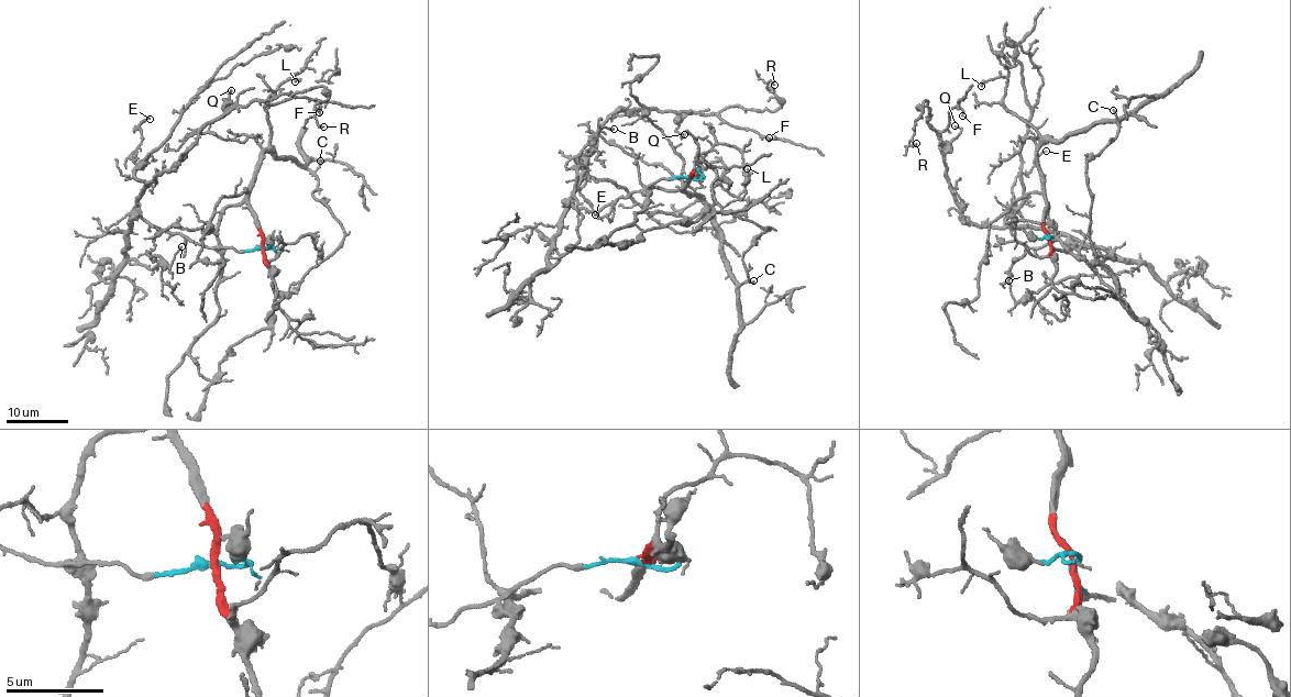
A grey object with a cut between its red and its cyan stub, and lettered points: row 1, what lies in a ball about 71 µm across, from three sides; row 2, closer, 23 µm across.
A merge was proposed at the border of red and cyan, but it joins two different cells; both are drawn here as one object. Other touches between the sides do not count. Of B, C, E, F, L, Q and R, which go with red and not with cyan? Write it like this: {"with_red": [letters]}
{"with_red": ["C", "L"]}

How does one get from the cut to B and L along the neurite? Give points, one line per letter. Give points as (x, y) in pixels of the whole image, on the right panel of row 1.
B: (1050, 239), (1052, 250), (1071, 252), (1074, 241), (1144, 262), (1016, 300), (1008, 280)
L: (1050, 239), (1044, 230), (1045, 187), (1038, 164), (1039, 132), (1004, 103), (1006, 79), (1001, 76), (981, 86)

